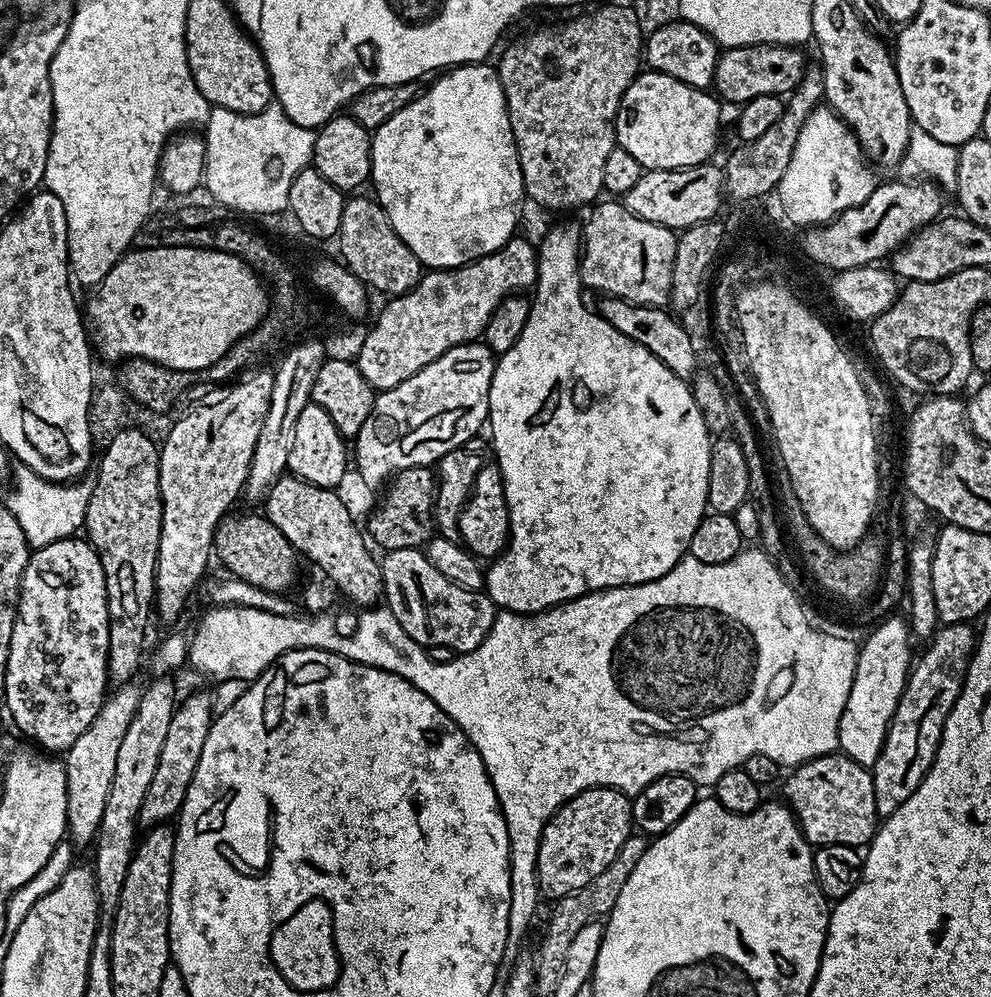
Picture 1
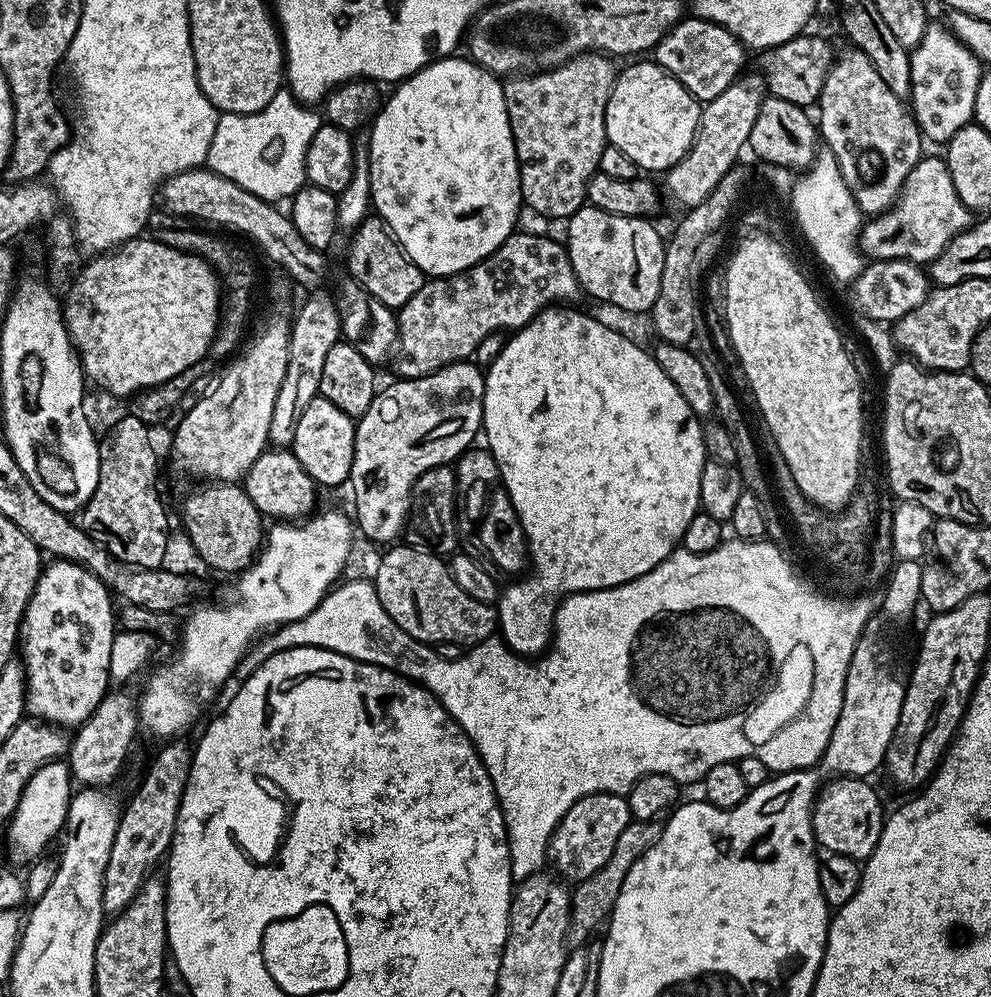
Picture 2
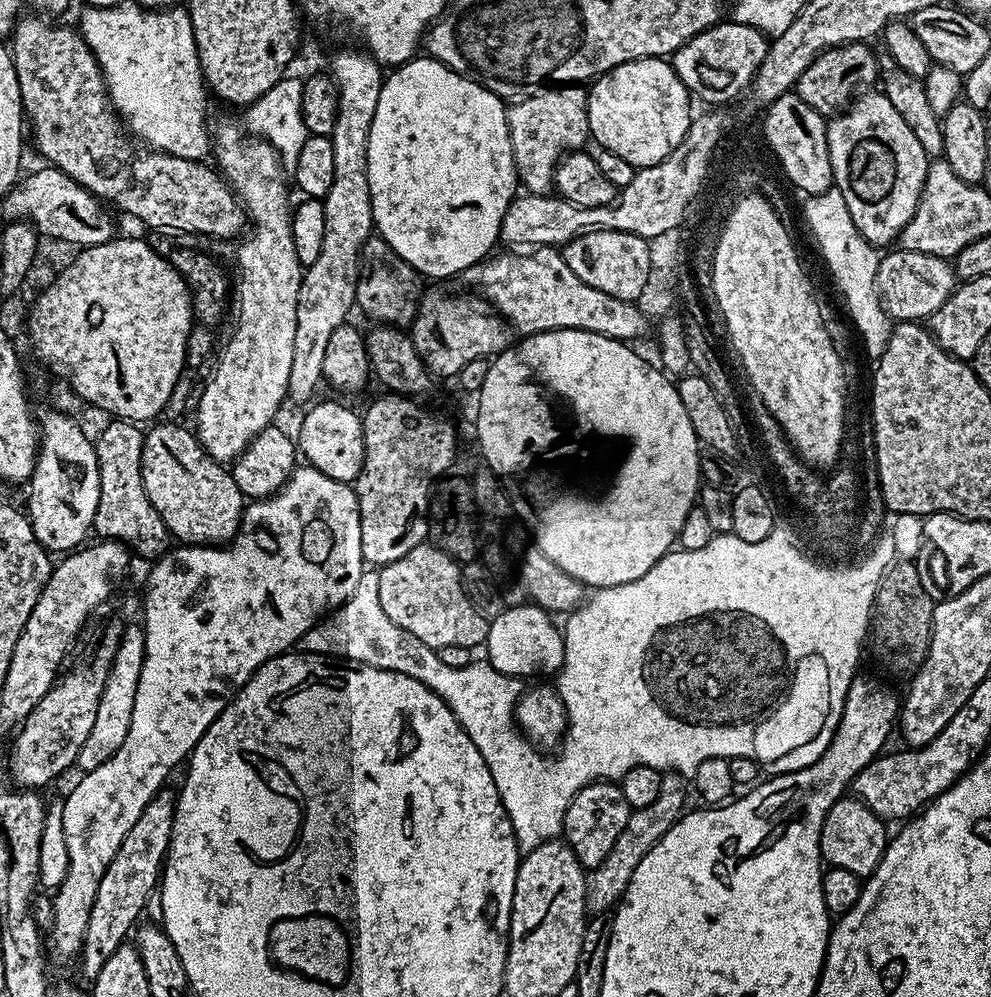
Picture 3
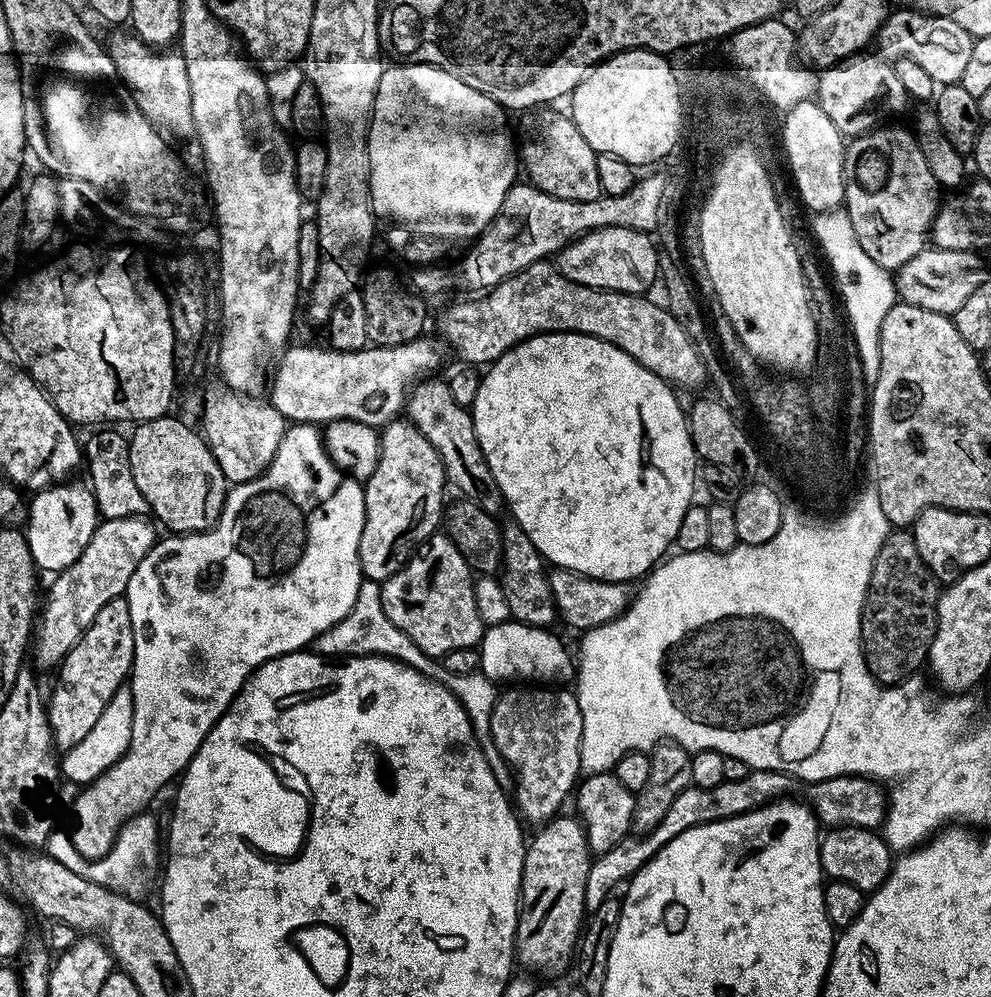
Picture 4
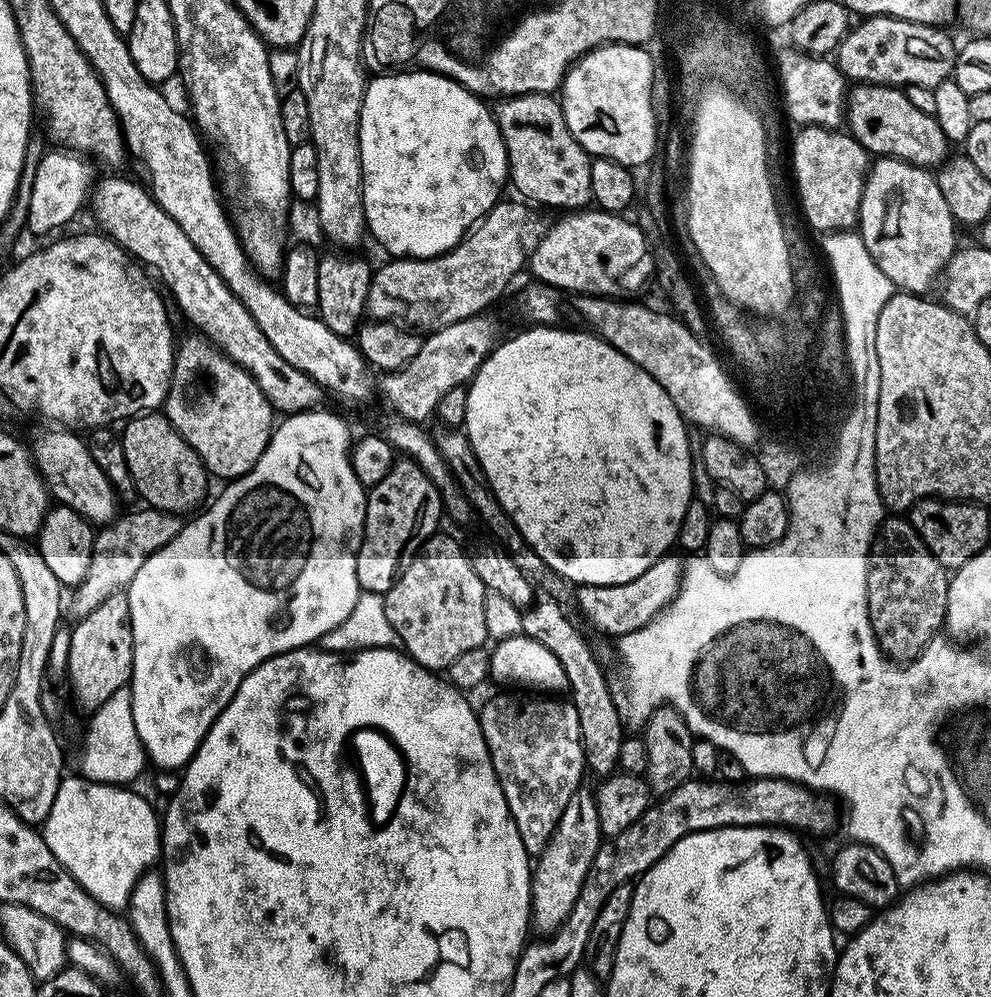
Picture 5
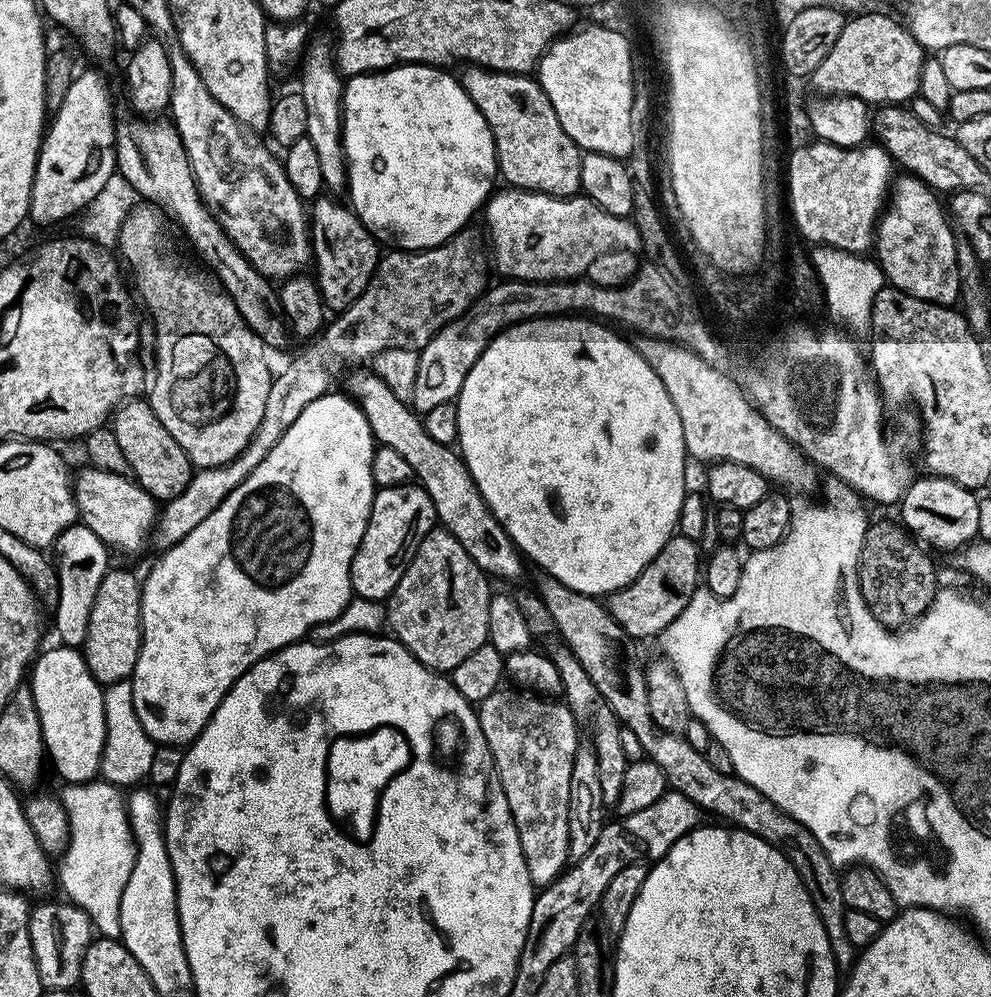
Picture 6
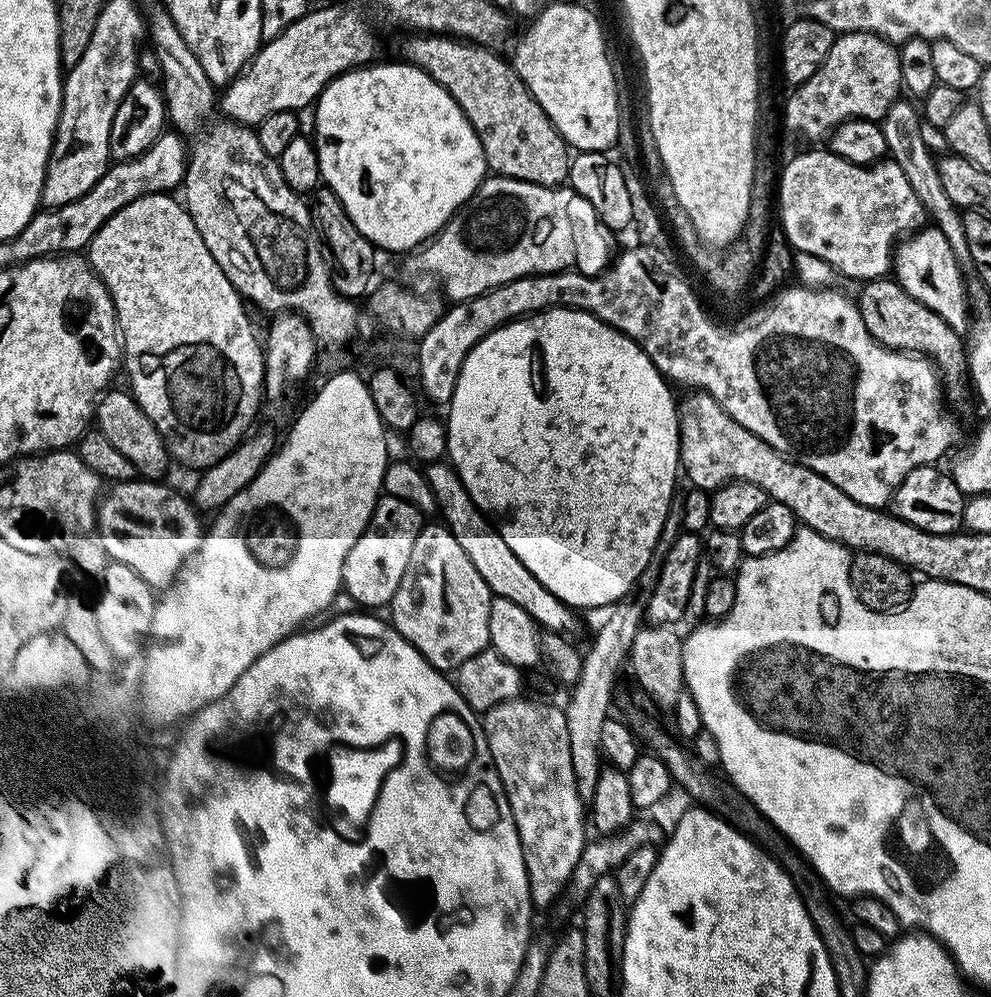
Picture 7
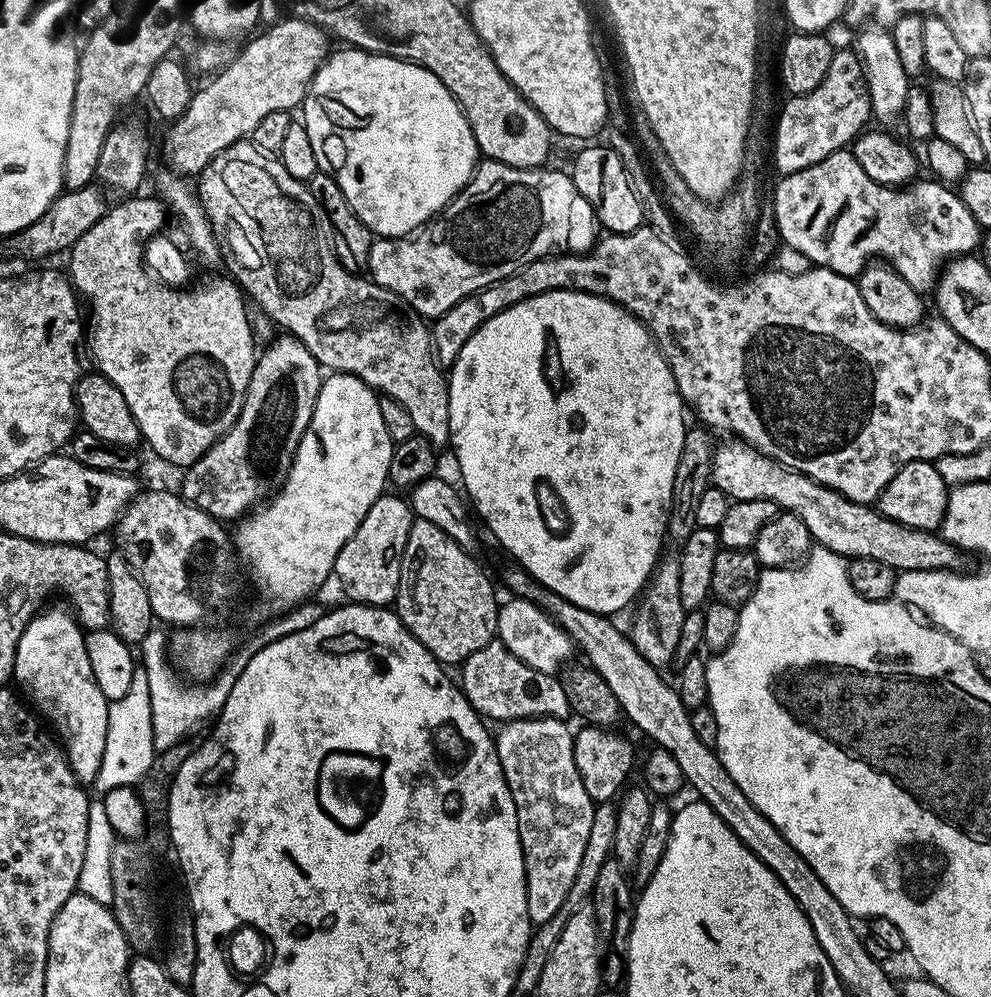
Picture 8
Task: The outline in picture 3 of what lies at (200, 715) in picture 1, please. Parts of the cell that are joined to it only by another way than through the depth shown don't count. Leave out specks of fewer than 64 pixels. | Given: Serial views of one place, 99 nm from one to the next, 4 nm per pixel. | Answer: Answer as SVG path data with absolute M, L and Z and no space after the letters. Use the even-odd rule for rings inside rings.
M165 786L150 798L146 810L142 810L142 818L138 818L126 838L122 838L122 846L118 846L114 862L106 866L106 874L102 882L98 882L94 906L90 910L90 922L86 922L84 945L78 953L80 972L85 976L85 981L95 980L106 958L110 958L110 954L114 954L114 950L118 950L118 946L129 939L141 919L139 916L143 914L148 899L151 896L153 899L157 891L168 854L168 843L172 841L172 823L176 813L177 793L173 789L171 792L170 788Z

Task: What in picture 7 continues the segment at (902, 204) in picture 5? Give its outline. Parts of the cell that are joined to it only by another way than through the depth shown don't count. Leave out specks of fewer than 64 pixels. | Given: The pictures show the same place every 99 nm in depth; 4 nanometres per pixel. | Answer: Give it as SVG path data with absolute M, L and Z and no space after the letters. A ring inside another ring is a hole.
M925 226L911 233L894 252L894 276L898 283L915 300L922 302L922 306L934 310L934 314L942 317L955 332L964 334L970 327L970 296L968 300L964 276L960 271L960 259L954 250L950 250L946 234L934 226Z

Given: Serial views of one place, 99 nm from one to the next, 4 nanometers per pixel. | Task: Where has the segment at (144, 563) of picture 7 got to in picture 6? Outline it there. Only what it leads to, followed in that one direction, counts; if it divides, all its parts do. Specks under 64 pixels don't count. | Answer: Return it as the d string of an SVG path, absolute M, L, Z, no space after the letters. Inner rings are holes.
M85 466L74 476L76 510L79 523L85 524L109 549L120 552L140 552L149 543L156 527L157 501L135 479L110 474L101 468Z

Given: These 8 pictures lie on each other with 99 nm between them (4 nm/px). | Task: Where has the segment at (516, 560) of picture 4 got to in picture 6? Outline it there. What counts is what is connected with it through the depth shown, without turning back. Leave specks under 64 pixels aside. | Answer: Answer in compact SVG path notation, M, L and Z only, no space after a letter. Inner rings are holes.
M552 642L546 652L547 659L551 660L552 667L558 670L562 678L563 703L568 705L568 709L576 715L577 721L588 723L588 728L592 731L590 743L594 754L598 758L598 786L602 786L602 798L605 805L614 806L622 792L622 777L625 776L630 761L626 758L626 750L622 750L622 727L619 718L610 710L610 706L600 699L598 690L594 682L590 682L590 674L582 670L582 662L574 658L574 654L563 642Z

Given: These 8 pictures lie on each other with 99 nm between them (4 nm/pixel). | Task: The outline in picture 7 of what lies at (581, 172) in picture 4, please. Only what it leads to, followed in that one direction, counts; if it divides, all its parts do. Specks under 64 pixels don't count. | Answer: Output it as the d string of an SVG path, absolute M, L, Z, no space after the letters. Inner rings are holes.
M412 34L409 37L404 44L403 59L427 72L434 78L434 82L441 84L451 94L454 102L458 102L482 142L489 173L518 178L522 182L534 182L547 188L555 188L567 181L570 146L562 138L554 122L550 122L546 110L538 106L534 94L530 94L520 75L505 57L503 60L502 57L495 56L497 53L493 49L485 48L483 44L474 44L455 36Z

